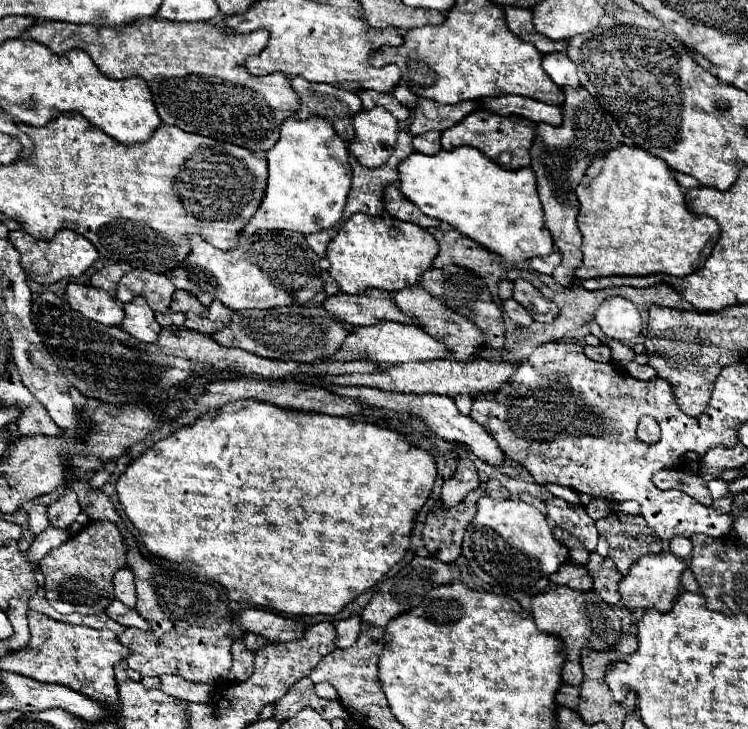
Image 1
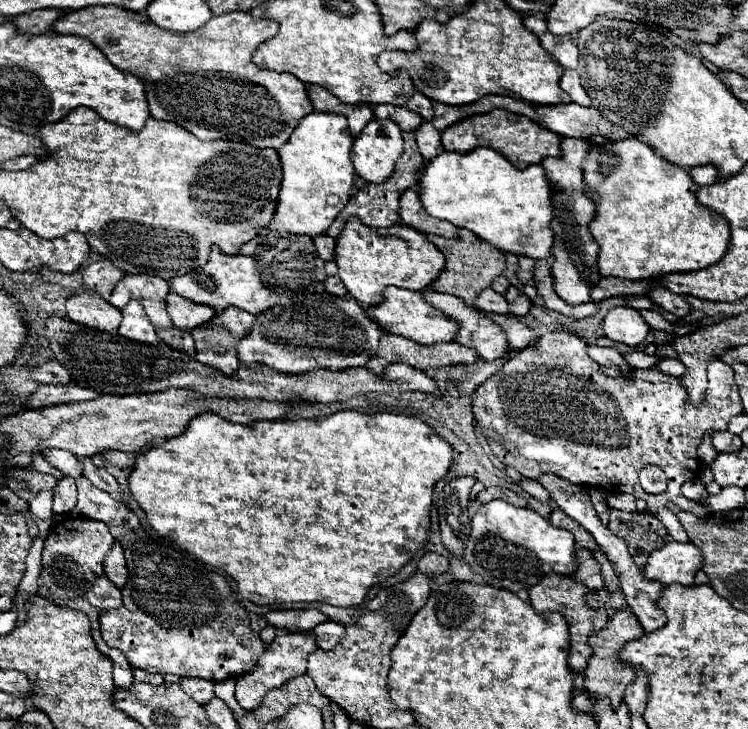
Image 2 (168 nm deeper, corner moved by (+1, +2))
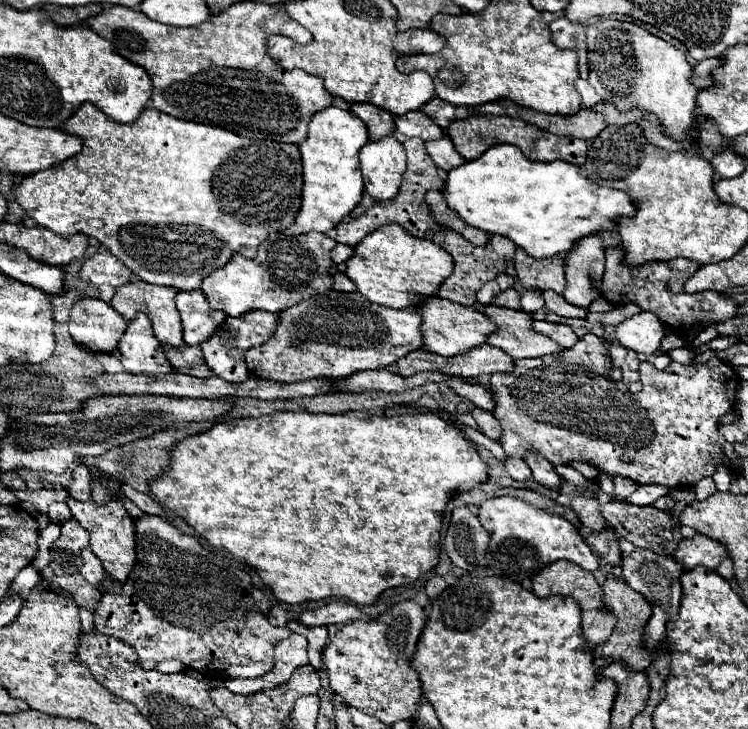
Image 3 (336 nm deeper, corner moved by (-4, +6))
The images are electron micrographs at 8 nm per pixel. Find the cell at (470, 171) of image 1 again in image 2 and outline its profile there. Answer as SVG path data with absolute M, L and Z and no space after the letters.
M489 147L473 153L445 151L419 171L419 195L429 215L469 229L505 253L547 259L553 245L551 181L543 165L517 169L507 157Z

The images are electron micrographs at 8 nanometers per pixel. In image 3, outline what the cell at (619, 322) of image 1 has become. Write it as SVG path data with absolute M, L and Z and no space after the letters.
M642 311L636 313L634 317L622 321L616 327L616 339L636 351L636 353L644 353L644 355L652 355L660 349L660 341L664 337L664 329L658 317L654 317L654 313Z

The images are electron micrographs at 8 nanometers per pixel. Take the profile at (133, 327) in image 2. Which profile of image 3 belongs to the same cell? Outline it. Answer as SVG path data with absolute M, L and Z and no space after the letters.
M138 313L132 321L128 321L118 349L122 353L122 365L128 373L160 375L172 371L164 347L154 337L152 323L144 313Z

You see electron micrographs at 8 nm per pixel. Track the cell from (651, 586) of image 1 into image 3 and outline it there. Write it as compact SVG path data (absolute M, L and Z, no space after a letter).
M696 533L692 539L682 539L674 551L674 559L684 567L684 571L692 571L694 567L716 569L726 557L728 553L724 545L700 533Z

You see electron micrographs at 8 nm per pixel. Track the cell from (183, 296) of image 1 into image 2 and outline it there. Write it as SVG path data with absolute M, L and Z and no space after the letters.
M169 293L165 303L167 303L167 313L169 313L169 317L177 329L193 331L195 327L201 327L215 317L213 307L193 303L193 301L189 301L177 293Z

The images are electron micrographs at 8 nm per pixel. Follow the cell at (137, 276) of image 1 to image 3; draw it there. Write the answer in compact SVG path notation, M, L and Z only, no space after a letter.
M130 281L122 287L116 289L110 305L124 317L124 319L134 319L134 313L142 311L150 317L152 327L154 327L154 335L158 337L160 343L170 343L174 347L180 347L182 341L182 323L180 323L180 315L178 309L174 305L174 297L176 297L176 289L174 287L162 287L162 285L150 285L146 281Z

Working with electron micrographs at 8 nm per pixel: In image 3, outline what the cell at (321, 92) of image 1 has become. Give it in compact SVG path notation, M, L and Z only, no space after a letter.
M350 103L350 111L366 123L370 139L378 139L394 131L394 117L372 103Z

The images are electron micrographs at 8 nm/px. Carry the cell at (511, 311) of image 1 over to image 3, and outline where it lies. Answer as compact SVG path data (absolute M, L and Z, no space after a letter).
M496 281L486 283L486 285L480 289L480 293L478 293L480 305L490 305L490 301L494 301L494 297L496 297L498 293L500 293L500 287L498 287Z

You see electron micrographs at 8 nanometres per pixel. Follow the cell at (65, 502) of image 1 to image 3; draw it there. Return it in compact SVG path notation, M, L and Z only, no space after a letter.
M76 465L72 471L72 483L68 487L68 495L78 501L86 501L90 497L90 471L86 465Z

